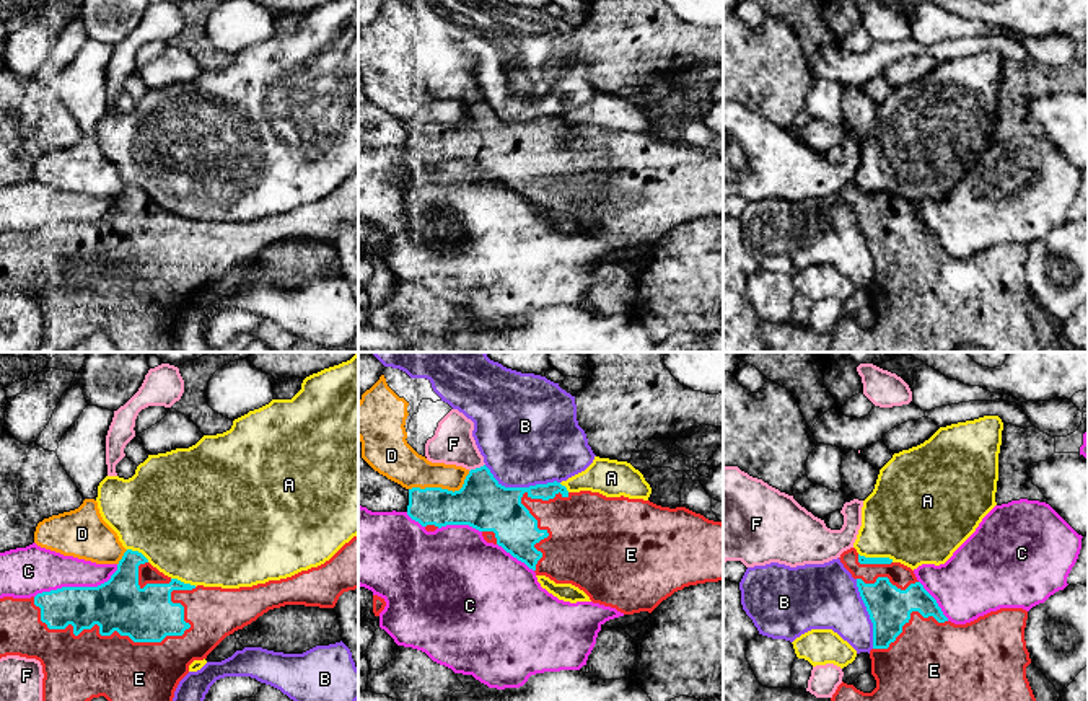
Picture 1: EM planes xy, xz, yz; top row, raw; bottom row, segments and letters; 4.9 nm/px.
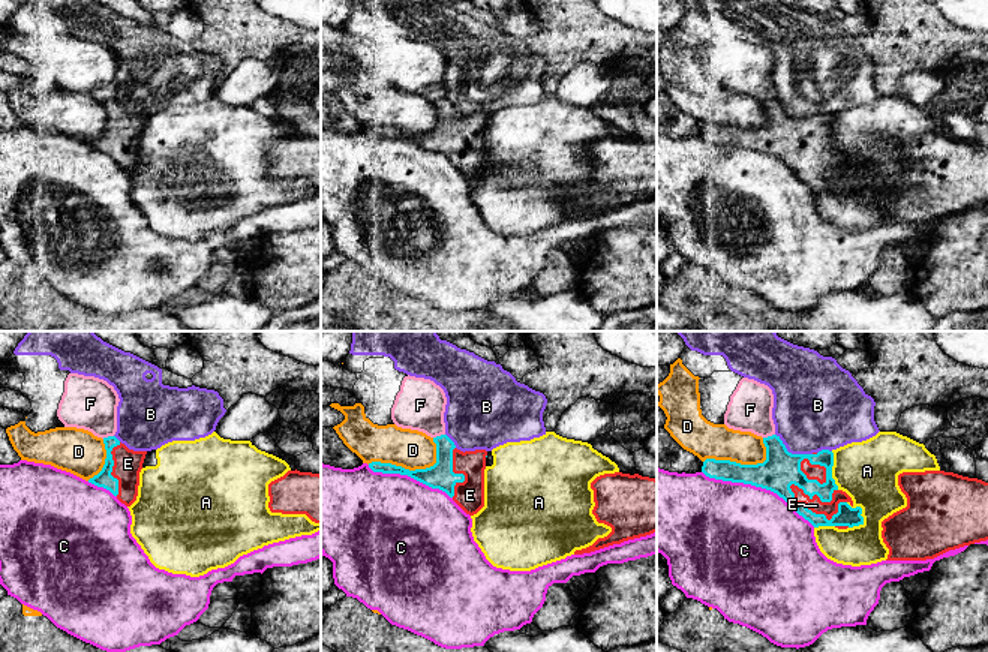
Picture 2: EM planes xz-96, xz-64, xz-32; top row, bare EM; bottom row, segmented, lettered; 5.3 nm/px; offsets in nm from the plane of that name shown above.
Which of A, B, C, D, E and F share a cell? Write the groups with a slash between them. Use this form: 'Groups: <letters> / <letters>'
Groups: A / B / C / D / E / F

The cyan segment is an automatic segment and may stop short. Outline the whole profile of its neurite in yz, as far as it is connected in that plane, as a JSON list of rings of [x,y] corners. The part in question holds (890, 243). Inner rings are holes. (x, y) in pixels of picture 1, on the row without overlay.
[[[855,183],[844,186],[839,194],[857,215],[873,258],[870,293],[876,323],[863,328],[842,316],[831,333],[831,352],[956,352],[961,346],[982,346],[989,352],[1041,352],[1026,313],[1026,302],[1031,298],[1024,276],[1026,245],[1000,243],[971,258],[954,259],[943,249],[910,202],[889,192],[860,191]]]

